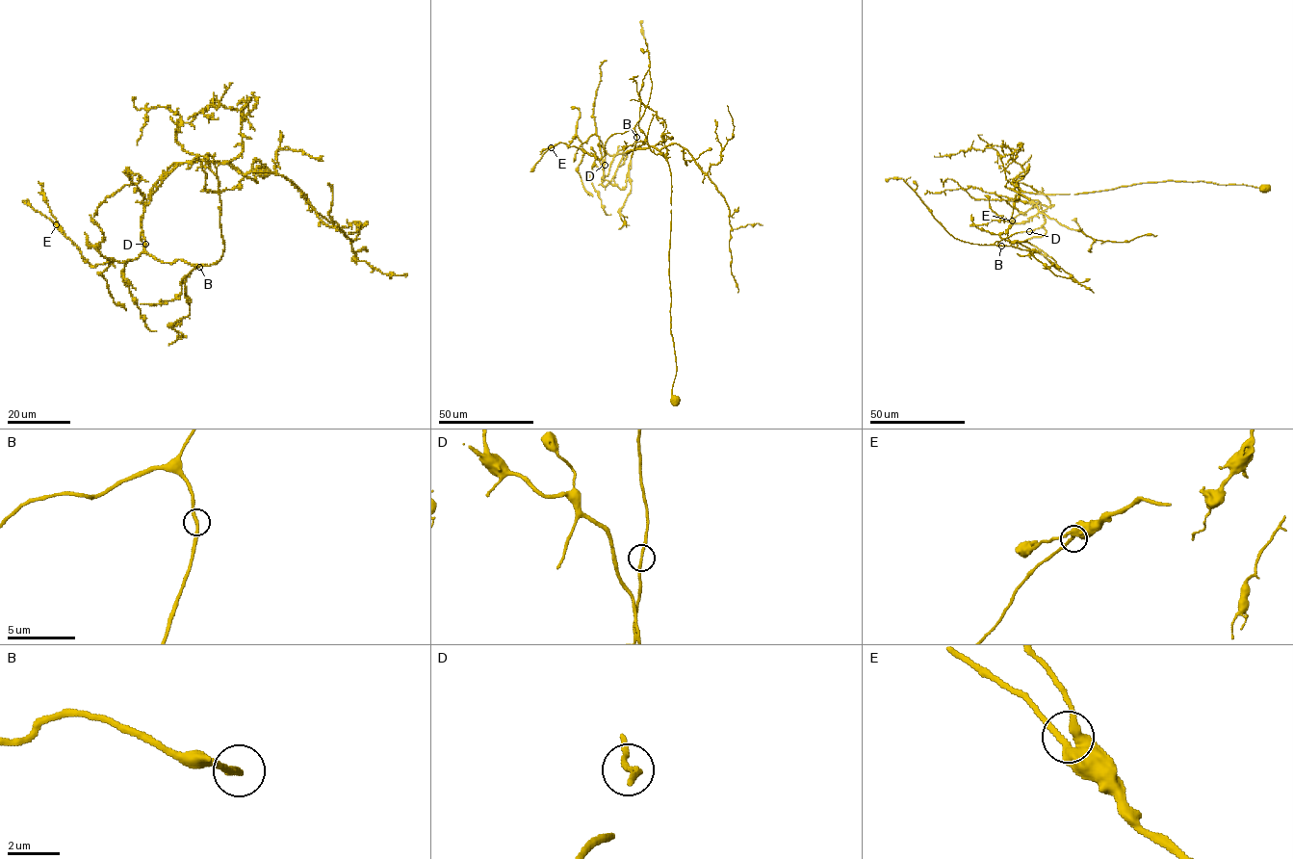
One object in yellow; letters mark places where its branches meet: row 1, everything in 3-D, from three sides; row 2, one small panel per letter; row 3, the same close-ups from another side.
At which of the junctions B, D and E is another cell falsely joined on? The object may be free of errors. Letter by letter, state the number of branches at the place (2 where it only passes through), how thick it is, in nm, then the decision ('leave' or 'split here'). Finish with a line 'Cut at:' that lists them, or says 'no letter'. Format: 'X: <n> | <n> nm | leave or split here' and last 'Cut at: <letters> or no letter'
B: 2 | 240 nm | leave
D: 2 | 180 nm | leave
E: 2 | 320 nm | leave
Cut at: no letter

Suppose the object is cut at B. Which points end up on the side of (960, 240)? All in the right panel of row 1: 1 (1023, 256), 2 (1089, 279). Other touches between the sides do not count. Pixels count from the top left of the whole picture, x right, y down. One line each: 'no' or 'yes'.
1: yes
2: no

